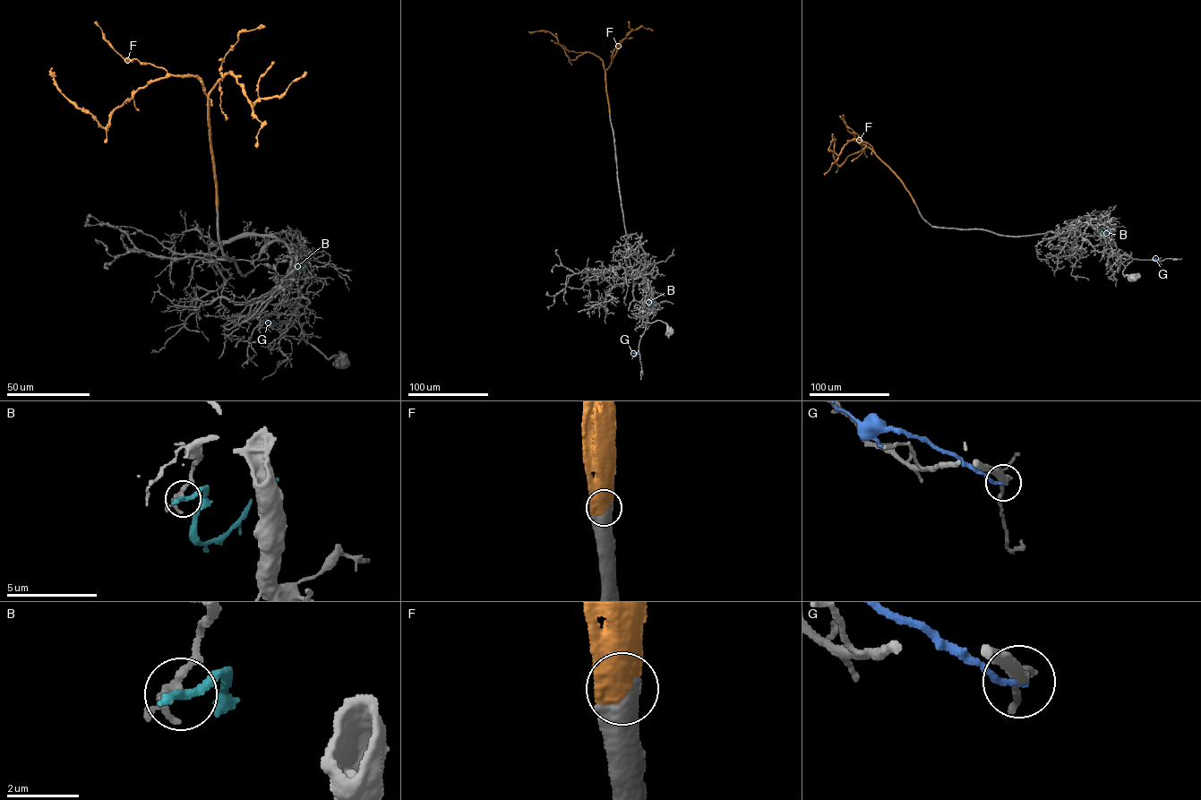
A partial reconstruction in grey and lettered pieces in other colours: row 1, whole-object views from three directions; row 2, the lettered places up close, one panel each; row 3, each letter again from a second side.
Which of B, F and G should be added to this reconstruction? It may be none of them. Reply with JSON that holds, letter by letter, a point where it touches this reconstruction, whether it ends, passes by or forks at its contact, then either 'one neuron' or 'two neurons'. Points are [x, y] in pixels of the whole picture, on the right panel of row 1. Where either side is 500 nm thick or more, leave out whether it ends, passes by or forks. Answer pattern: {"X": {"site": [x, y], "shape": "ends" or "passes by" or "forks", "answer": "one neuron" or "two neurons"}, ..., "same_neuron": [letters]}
{"B": {"site": [1102, 232], "shape": "passes by", "answer": "two neurons"}, "F": {"site": [915, 204], "answer": "one neuron"}, "G": {"site": [1157, 262], "shape": "ends", "answer": "two neurons"}, "same_neuron": ["F"]}

